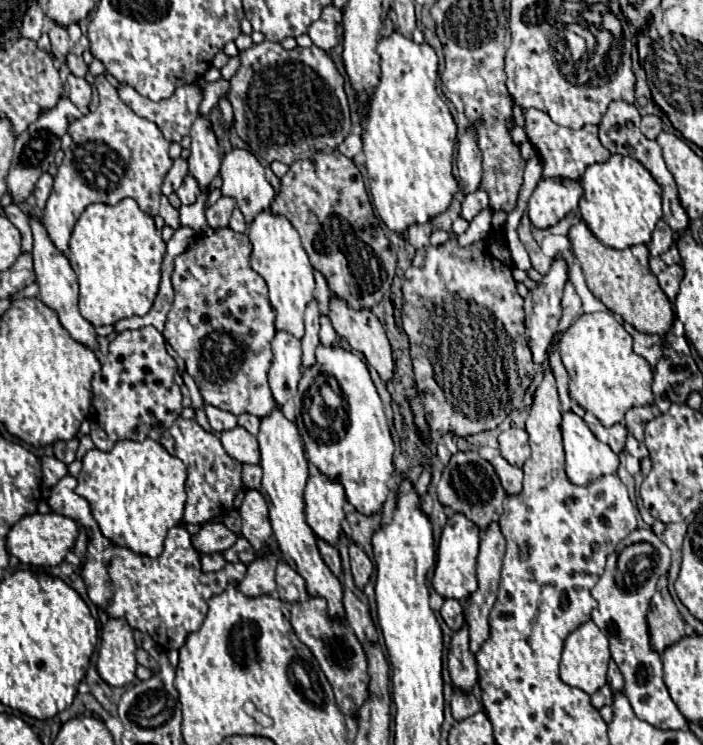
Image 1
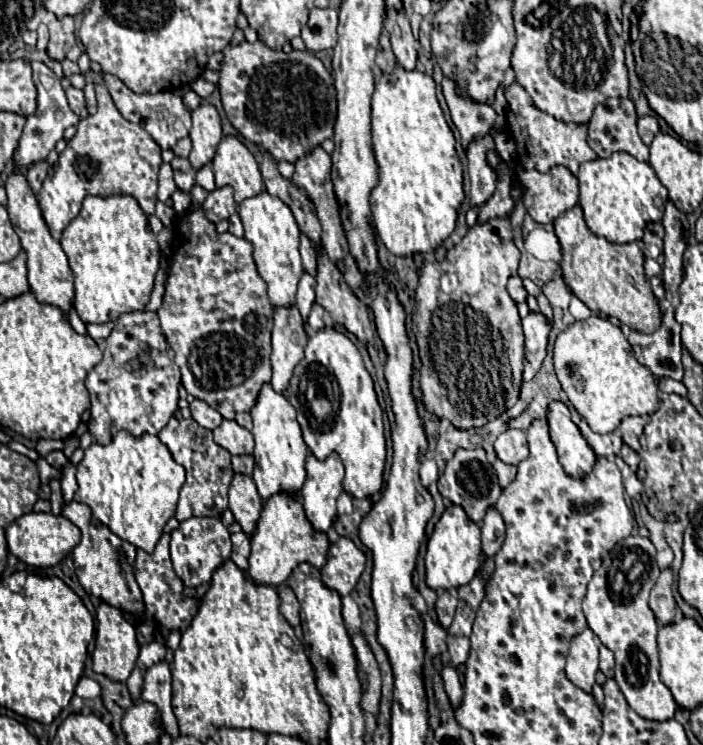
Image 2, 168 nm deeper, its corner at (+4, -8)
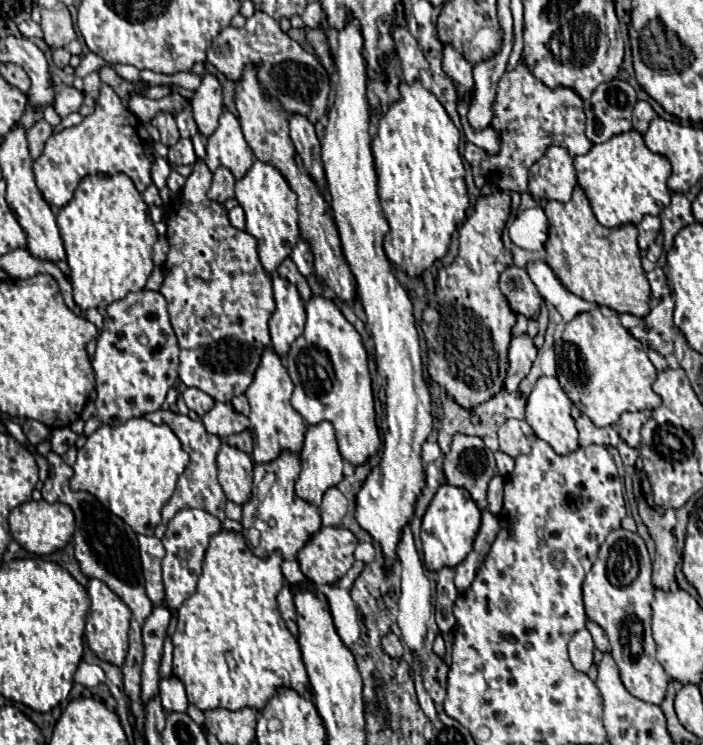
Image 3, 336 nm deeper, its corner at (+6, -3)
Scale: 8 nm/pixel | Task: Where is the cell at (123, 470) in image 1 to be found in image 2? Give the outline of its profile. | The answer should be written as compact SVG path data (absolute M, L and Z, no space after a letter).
M118 432L108 446L92 444L76 470L76 502L90 506L94 524L106 524L116 536L144 552L154 552L166 522L174 516L178 492L184 484L184 468L174 462L158 436L142 438Z

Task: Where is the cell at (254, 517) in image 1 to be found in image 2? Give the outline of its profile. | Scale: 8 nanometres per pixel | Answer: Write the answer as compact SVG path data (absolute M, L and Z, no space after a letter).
M234 474L228 498L236 522L242 526L246 536L252 536L256 532L256 524L262 512L262 500L256 492L254 480L242 474Z

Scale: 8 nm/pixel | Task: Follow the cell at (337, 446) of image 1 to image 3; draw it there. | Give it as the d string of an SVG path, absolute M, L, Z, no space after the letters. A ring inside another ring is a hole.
M314 295L306 303L306 329L290 345L284 363L288 367L290 377L294 379L292 407L310 425L316 425L320 421L330 421L336 429L336 441L340 453L352 465L362 465L364 461L368 461L368 457L374 455L380 447L380 435L376 427L366 349L362 345L360 333L354 329L352 323L348 323L348 319L342 315L342 311L336 307L334 301ZM320 357L326 357L326 361L330 361L330 369L332 369L330 387L322 385L324 381L314 379L316 377L314 365L320 365Z

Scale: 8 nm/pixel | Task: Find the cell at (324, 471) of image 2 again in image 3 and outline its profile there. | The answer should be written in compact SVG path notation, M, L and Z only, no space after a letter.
M322 421L318 425L308 425L308 431L304 435L304 447L300 451L300 461L302 461L302 471L296 479L296 493L298 497L320 505L322 495L326 489L338 485L342 481L342 455L338 451L336 439L334 439L334 427L328 421Z

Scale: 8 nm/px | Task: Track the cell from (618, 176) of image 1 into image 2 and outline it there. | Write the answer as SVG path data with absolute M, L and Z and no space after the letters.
M618 152L610 158L596 158L594 162L580 164L580 206L584 220L596 236L612 244L626 244L642 240L646 222L660 222L668 190L658 180L648 162L640 162L630 154Z

